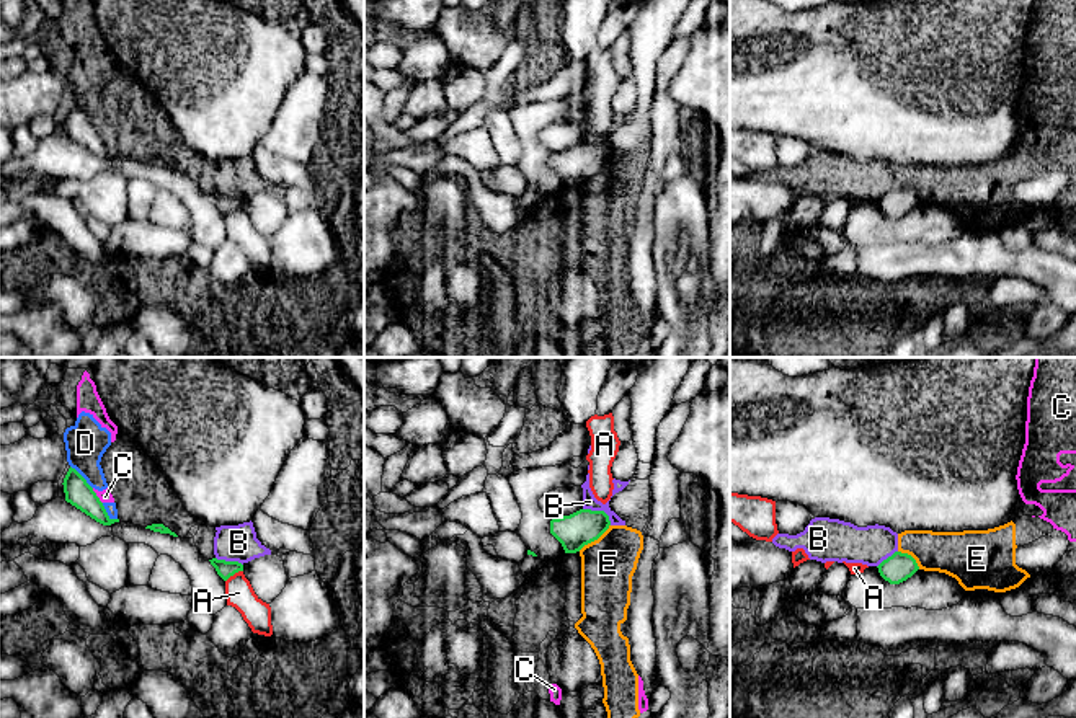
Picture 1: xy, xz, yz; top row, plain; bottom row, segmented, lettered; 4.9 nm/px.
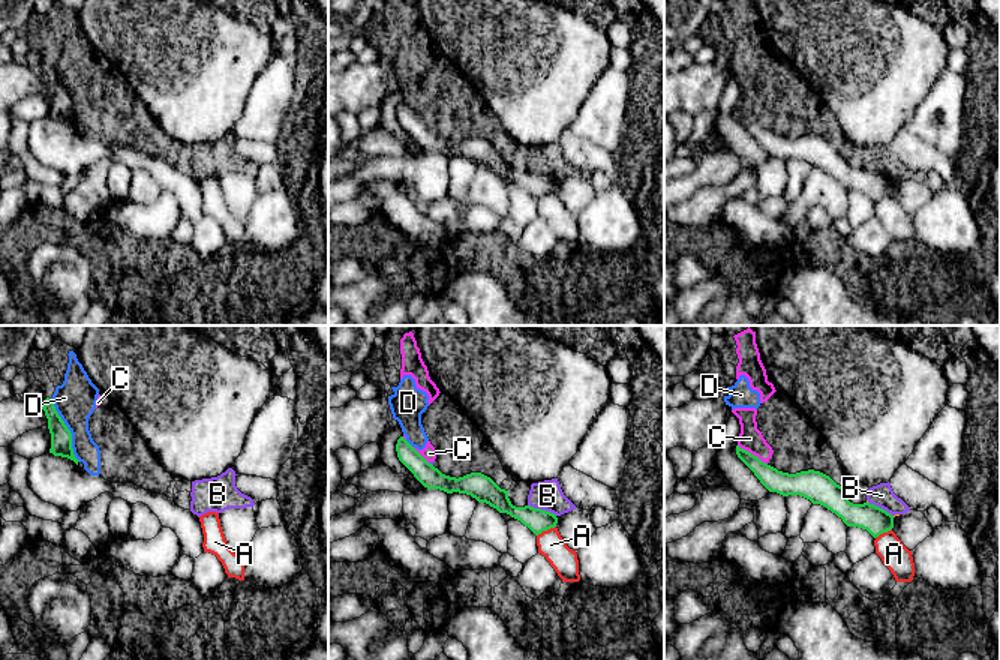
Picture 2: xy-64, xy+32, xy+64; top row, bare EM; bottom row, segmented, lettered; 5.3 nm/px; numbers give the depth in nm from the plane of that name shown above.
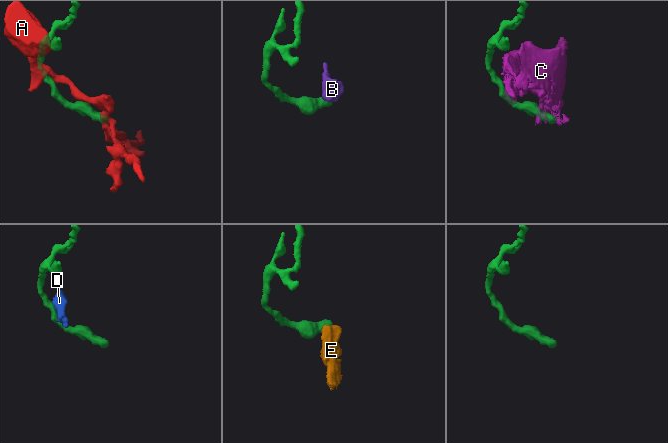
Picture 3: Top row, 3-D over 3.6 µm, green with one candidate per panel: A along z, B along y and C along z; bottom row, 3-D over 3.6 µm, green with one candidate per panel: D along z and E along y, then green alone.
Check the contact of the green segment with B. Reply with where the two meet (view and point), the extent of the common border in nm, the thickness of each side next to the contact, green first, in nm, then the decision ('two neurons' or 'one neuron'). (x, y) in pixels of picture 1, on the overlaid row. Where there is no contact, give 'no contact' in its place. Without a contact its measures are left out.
xz (600, 511) | 170 nm | 170/70 nm | two neurons

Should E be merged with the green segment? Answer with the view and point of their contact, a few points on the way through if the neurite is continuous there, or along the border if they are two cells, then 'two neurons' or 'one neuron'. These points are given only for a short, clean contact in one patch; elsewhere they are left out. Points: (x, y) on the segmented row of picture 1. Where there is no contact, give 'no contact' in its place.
meets green in xz at (595, 539); border along xz (609, 524), (596, 539), (578, 550); two neurons

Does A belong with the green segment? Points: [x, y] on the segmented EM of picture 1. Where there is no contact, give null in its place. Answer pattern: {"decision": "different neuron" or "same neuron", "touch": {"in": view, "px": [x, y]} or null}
{"decision": "different neuron", "touch": {"in": "xy", "px": [234, 573]}}

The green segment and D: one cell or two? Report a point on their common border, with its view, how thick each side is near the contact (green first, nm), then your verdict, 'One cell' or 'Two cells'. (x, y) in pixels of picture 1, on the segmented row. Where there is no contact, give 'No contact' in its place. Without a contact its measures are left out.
Touches green at xy (82, 477). Thickness 140 nm (green) against 200 nm. Two cells

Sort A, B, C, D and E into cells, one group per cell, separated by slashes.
A / B C D E

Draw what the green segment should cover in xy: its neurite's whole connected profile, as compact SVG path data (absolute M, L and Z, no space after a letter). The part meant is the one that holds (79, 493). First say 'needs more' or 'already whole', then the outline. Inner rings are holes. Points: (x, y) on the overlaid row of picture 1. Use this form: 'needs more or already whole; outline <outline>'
already whole; outline M69 468L62 485L65 501L90 516L91 519L95 519L96 522L103 525L119 522L119 519L111 519L108 516L103 503L100 501L93 488L75 468Z

